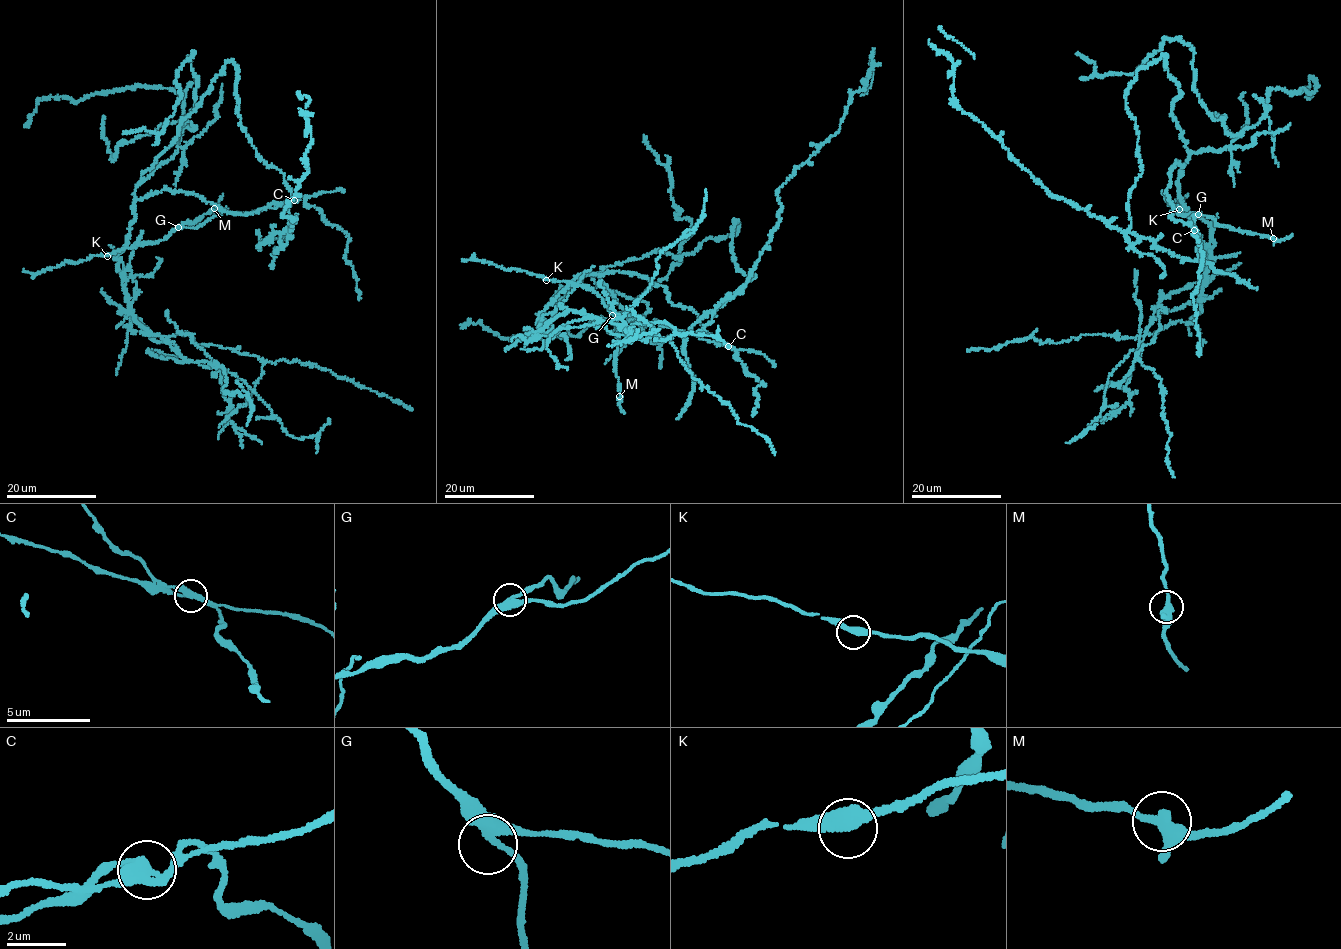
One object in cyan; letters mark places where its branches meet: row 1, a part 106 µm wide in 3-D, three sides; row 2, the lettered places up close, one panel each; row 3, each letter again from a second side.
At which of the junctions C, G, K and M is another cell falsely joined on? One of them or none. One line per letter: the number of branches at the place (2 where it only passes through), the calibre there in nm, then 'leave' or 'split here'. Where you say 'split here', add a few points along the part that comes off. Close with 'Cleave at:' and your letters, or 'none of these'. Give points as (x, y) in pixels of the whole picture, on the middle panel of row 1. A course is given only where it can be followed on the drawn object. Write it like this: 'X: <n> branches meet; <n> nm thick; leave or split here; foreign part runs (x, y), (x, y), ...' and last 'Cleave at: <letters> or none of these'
C: 3 branches meet; 360 nm thick; split here
G: 3 branches meet; 320 nm thick; leave
K: 2 branches meet; 420 nm thick; leave
M: 3 branches meet; 340 nm thick; leave
Cleave at: C

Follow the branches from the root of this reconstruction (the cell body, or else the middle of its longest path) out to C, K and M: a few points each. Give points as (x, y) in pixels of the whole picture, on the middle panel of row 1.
C: (681, 257), (659, 249), (588, 275), (647, 278), (728, 346)
K: (681, 257), (659, 249), (588, 275), (647, 278), (717, 342), (546, 280)
M: (681, 257), (659, 249), (588, 275), (647, 278), (671, 304), (692, 309), (717, 342), (614, 312), (619, 396)

